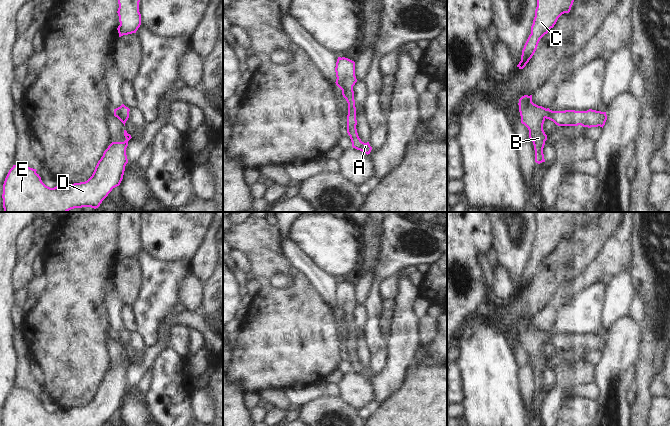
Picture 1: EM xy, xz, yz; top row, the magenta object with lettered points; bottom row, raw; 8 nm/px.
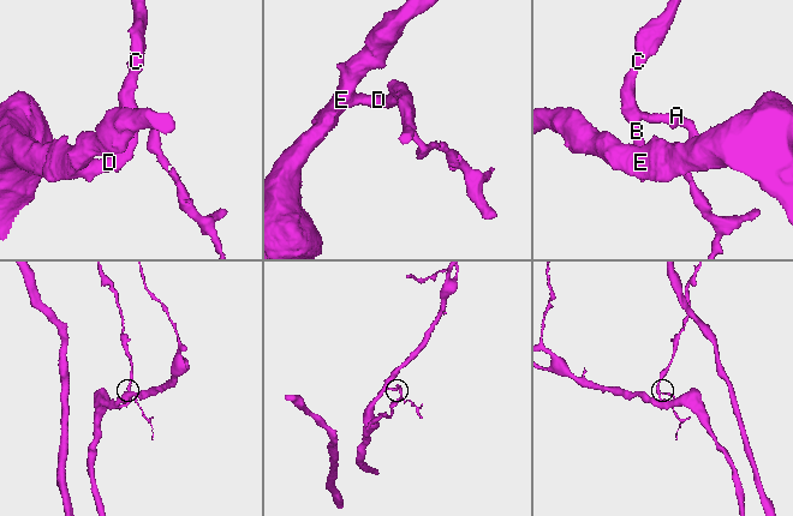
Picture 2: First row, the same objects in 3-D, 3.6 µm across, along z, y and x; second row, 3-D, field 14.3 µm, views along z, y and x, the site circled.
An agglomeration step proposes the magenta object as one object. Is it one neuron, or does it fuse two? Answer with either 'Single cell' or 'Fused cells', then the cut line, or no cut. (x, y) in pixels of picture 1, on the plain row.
Single cell. No split.

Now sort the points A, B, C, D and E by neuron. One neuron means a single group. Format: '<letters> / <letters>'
A B C D E

